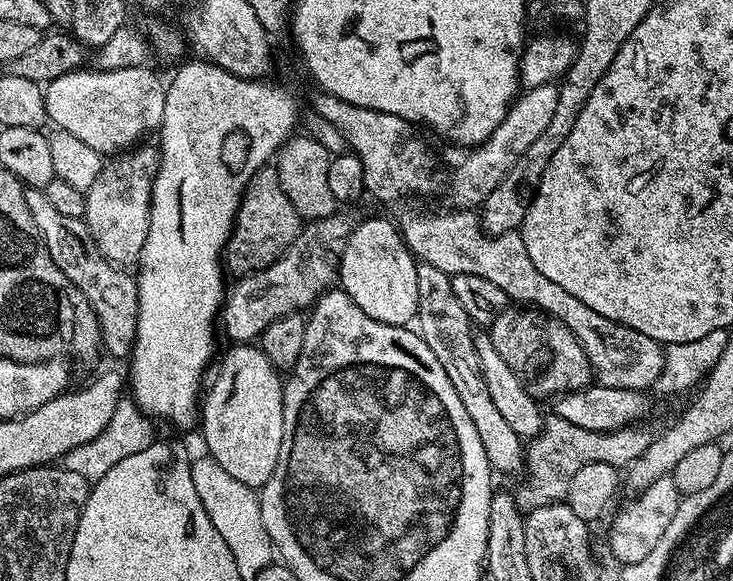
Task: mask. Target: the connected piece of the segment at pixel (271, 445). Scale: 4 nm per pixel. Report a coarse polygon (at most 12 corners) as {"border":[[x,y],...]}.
{"border":[[255,343],[203,393],[207,455],[259,490],[282,450],[285,381]]}

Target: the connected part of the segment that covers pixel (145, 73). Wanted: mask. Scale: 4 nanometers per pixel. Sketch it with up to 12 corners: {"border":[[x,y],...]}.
{"border":[[151,67],[81,70],[46,86],[48,120],[105,158],[155,133]]}

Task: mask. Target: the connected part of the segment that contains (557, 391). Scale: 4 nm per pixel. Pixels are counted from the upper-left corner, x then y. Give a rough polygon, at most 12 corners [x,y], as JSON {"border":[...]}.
{"border":[[532,306],[490,325],[494,350],[541,402],[593,383],[568,327]]}

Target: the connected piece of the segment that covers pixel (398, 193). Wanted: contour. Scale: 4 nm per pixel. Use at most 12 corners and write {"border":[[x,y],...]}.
{"border":[[317,95],[376,200],[428,196],[440,172],[401,116]]}

